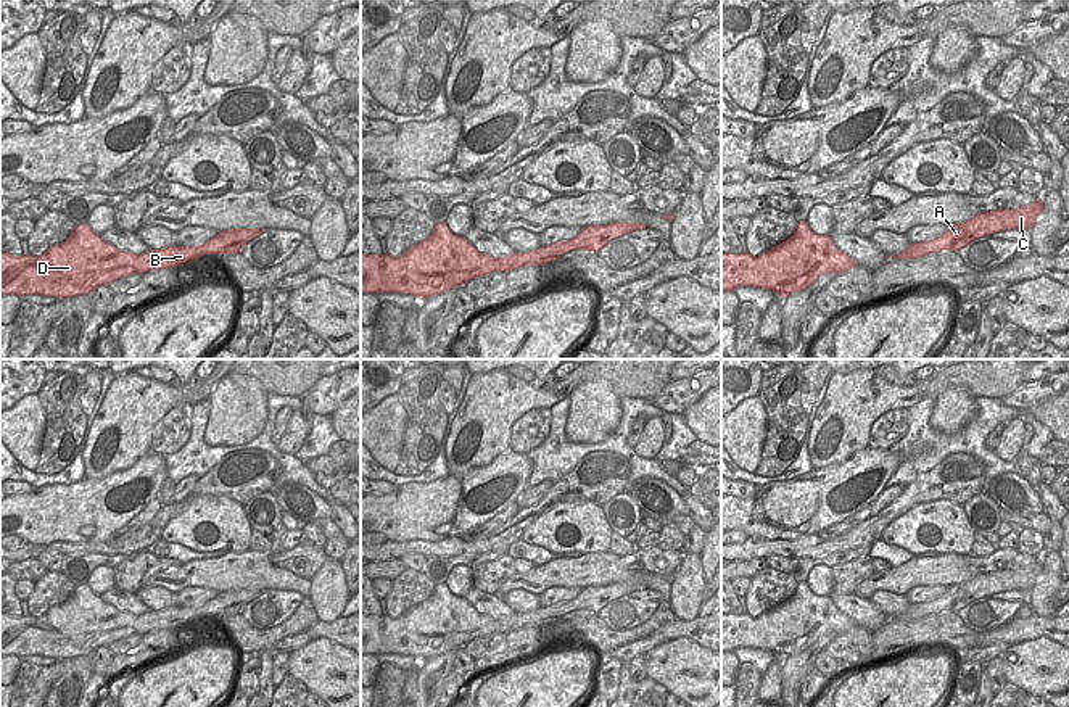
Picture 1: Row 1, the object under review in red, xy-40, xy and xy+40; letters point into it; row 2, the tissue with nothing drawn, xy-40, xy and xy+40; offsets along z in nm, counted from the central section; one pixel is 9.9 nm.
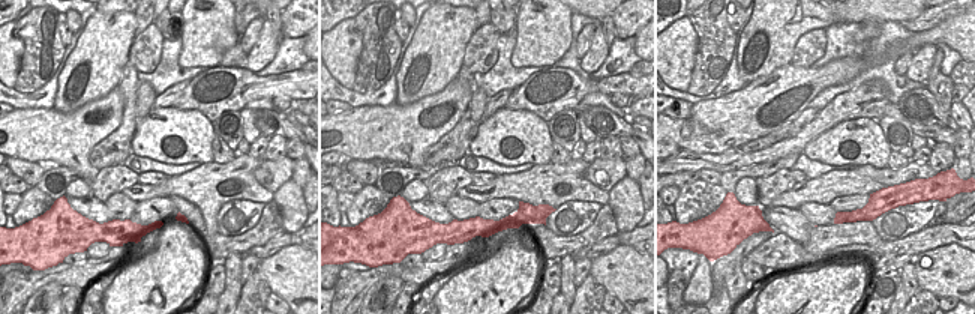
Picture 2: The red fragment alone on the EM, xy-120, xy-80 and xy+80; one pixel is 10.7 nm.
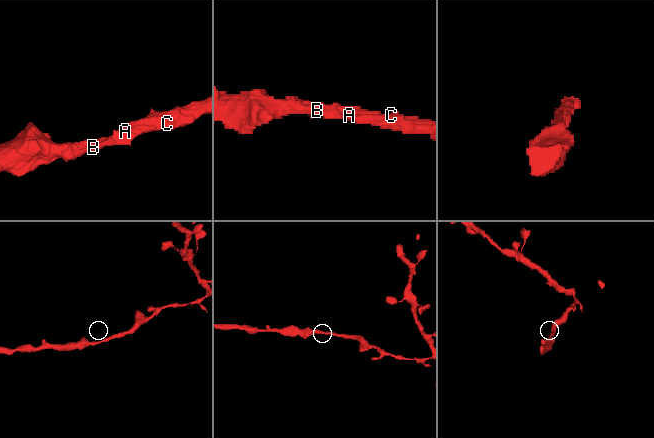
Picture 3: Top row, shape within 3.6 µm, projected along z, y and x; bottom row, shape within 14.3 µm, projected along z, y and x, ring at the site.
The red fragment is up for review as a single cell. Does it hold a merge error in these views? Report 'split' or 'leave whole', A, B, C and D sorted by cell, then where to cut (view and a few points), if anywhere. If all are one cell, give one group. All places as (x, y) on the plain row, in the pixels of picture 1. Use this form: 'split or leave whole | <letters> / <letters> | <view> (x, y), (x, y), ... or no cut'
leave whole | A B C D | no cut

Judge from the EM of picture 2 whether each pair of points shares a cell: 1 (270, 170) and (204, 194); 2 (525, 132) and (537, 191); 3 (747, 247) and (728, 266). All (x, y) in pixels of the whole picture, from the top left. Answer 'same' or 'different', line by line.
1: different
2: different
3: same

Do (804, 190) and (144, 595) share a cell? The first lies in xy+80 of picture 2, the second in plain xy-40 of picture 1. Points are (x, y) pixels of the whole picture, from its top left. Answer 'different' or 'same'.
different

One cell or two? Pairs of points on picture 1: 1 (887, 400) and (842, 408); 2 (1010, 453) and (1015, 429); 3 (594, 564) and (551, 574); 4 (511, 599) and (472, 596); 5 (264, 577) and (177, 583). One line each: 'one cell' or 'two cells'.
1: one cell
2: one cell
3: one cell
4: two cells
5: one cell

